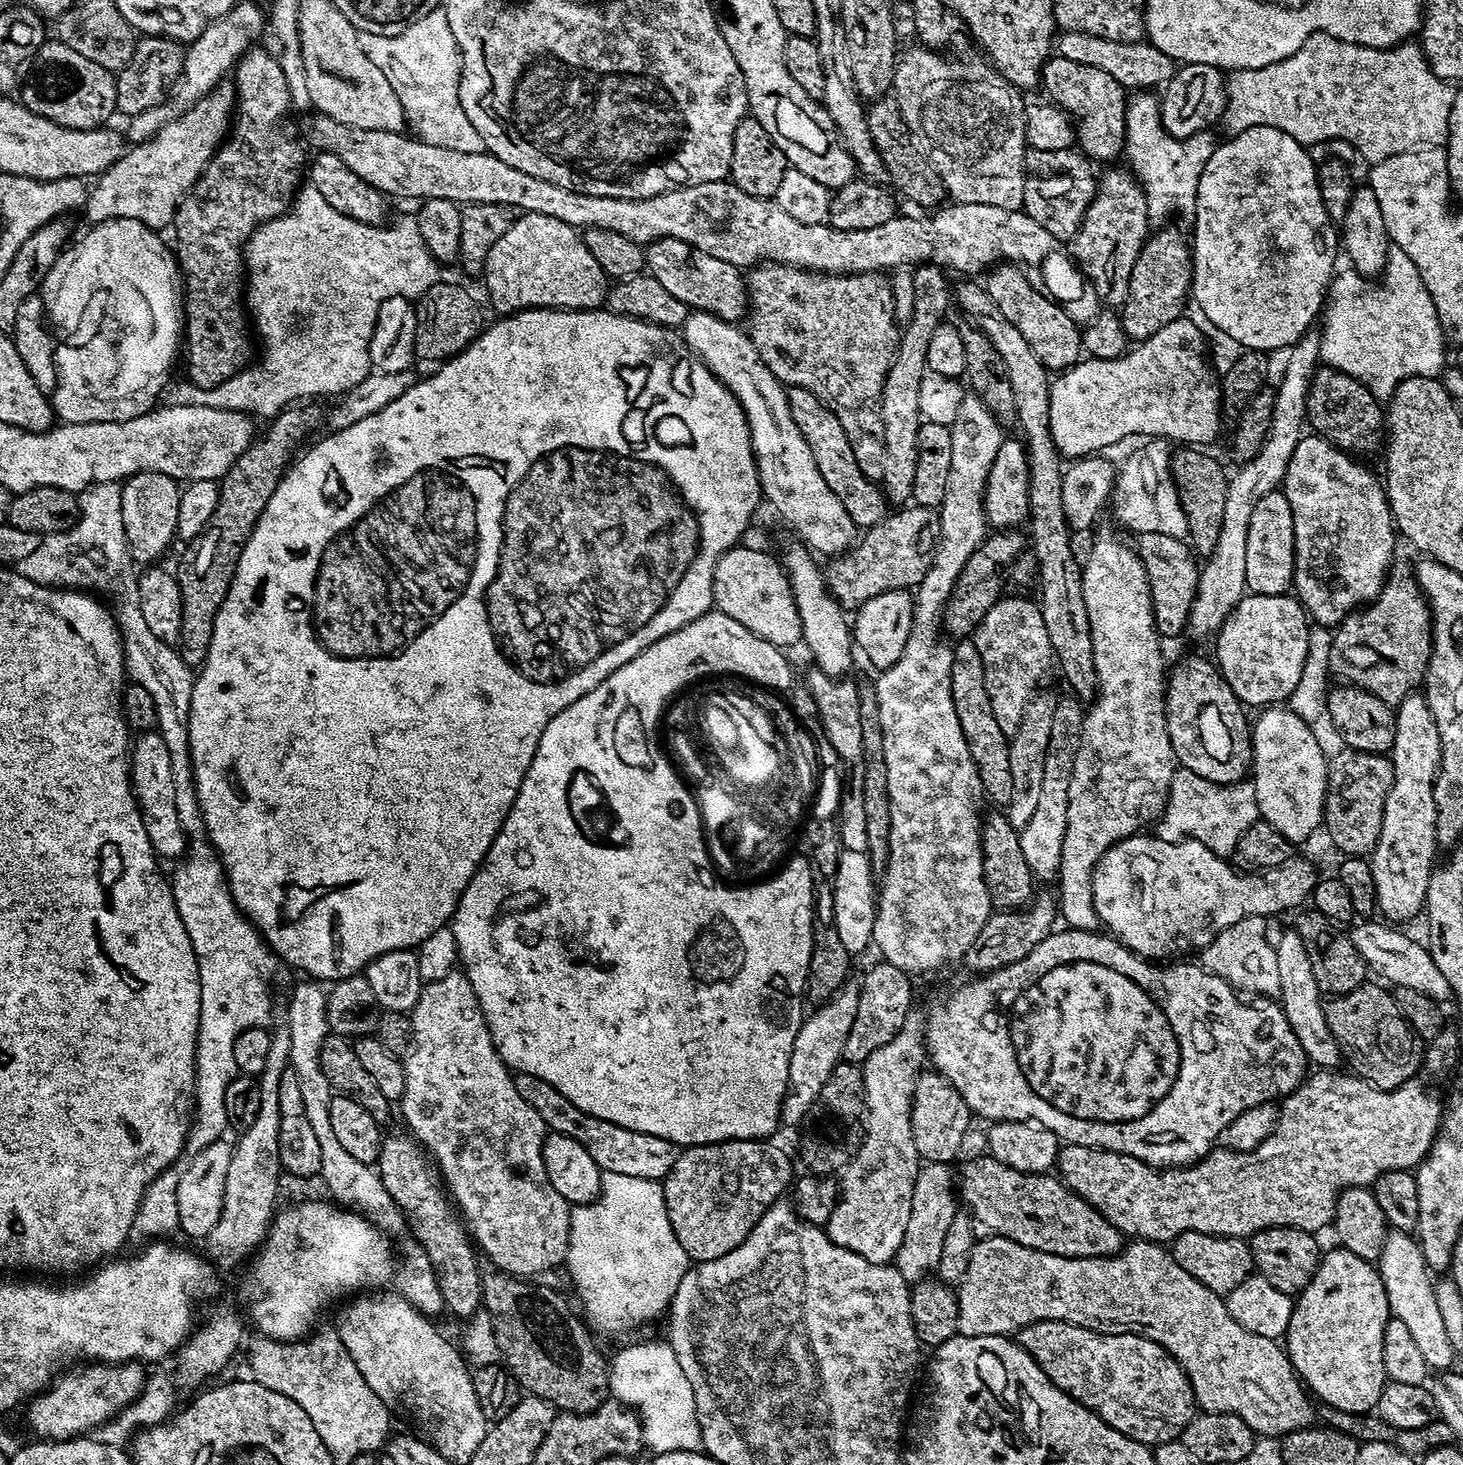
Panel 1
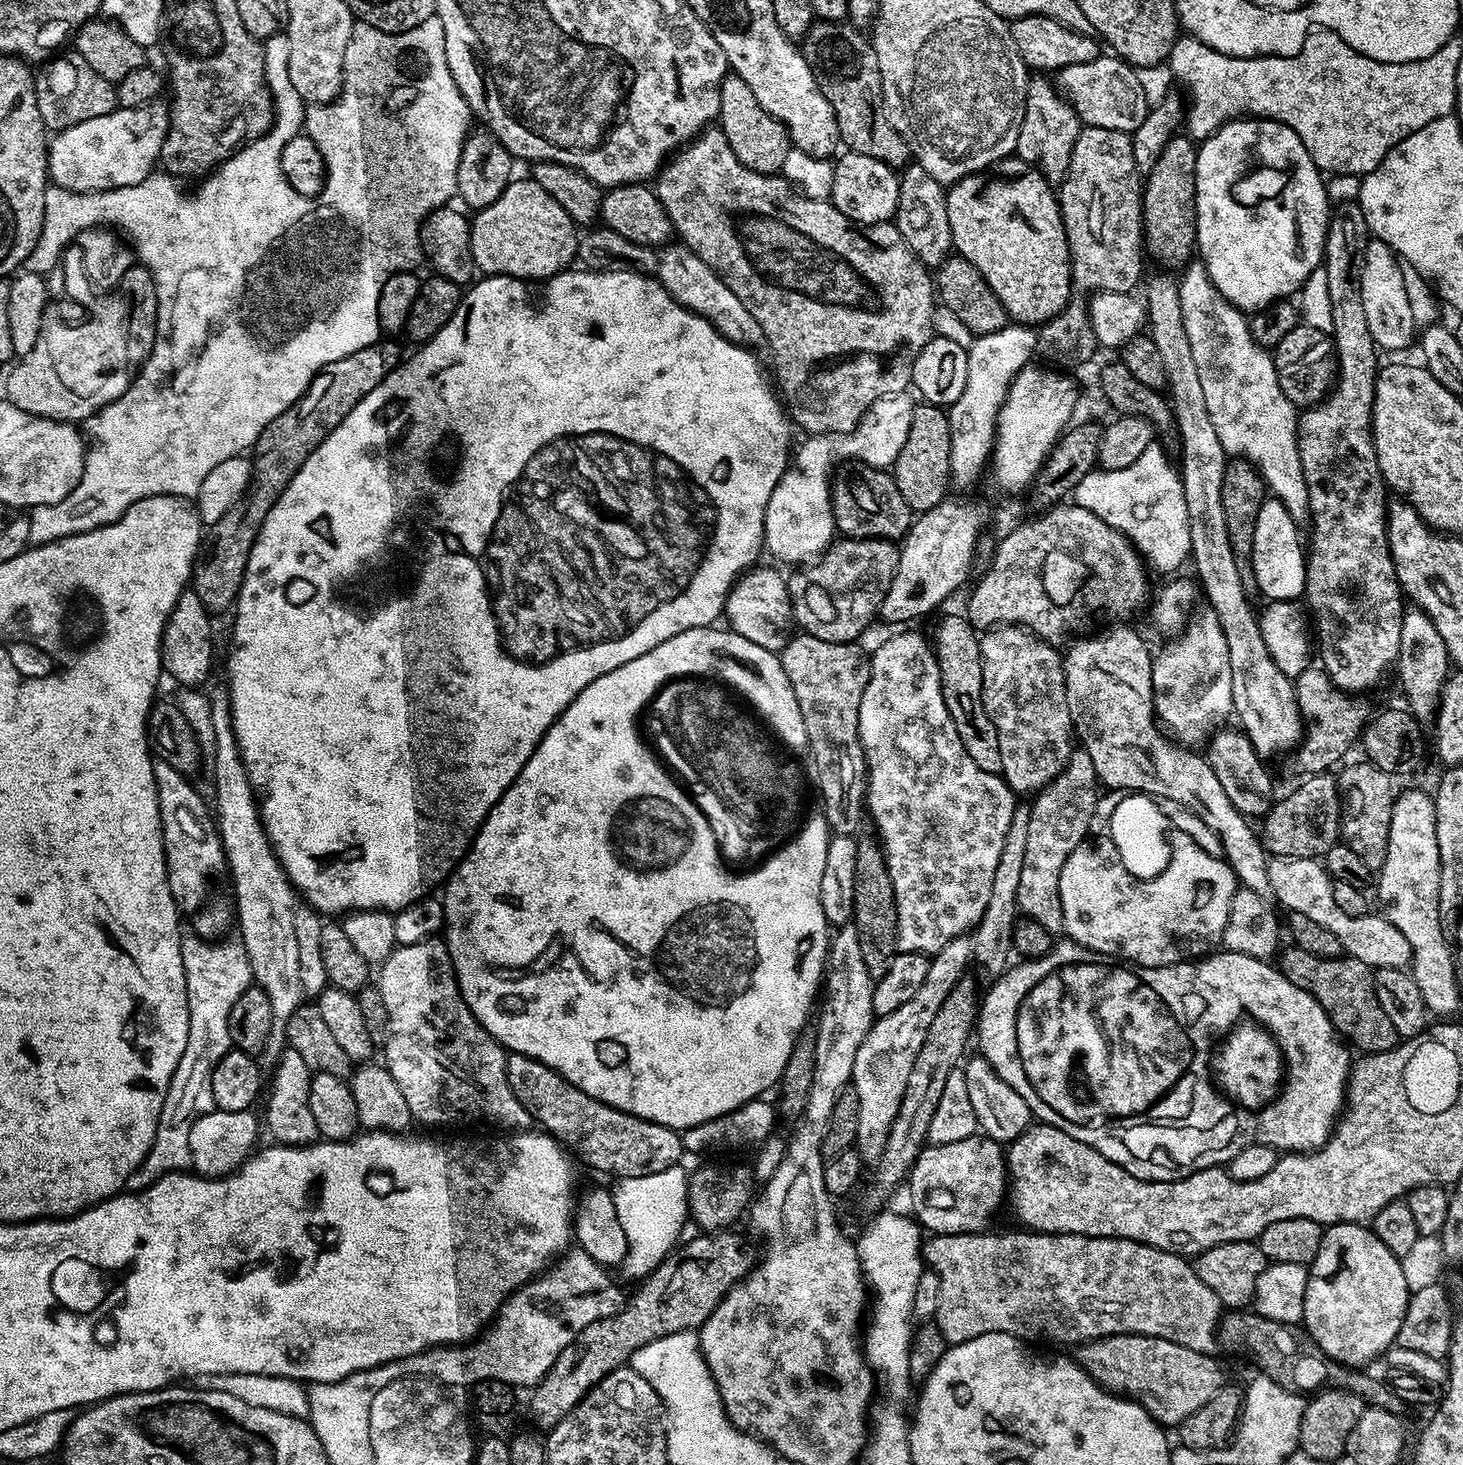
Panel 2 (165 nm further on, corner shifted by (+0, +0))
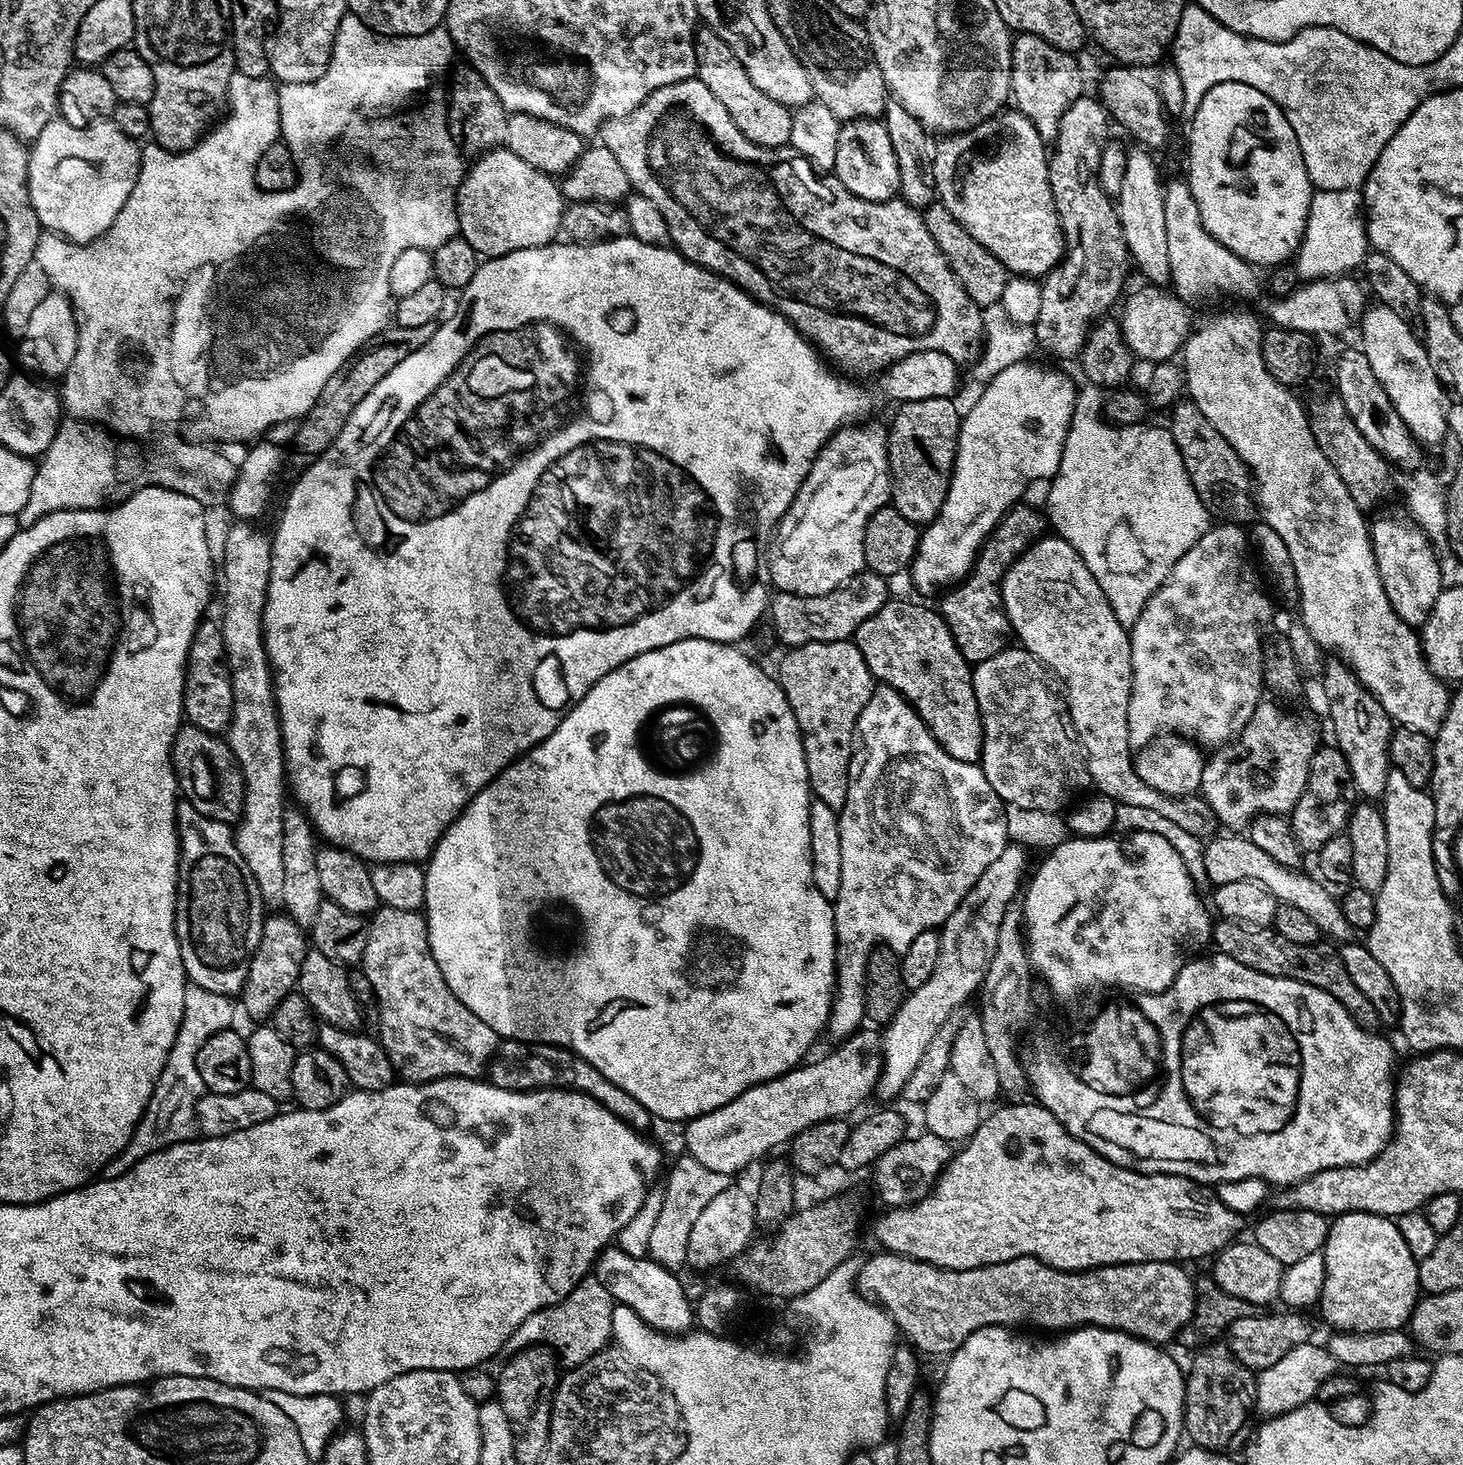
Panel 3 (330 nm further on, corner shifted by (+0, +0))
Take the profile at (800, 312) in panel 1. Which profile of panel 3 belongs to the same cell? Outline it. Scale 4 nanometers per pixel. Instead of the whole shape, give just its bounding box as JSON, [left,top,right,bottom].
[598,78,984,378]

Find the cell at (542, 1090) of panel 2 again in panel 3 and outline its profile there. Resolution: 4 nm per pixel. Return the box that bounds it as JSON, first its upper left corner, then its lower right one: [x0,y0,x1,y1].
[486,1039,654,1134]

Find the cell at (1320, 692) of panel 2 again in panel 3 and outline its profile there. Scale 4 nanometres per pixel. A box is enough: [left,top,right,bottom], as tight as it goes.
[1199,702,1318,830]

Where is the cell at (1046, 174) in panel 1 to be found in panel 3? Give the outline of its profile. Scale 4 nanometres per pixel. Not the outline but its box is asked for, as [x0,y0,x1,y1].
[1012,32,1085,142]

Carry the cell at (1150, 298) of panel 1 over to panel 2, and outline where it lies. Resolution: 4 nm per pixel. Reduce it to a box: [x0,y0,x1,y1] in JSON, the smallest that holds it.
[1142,134,1197,270]

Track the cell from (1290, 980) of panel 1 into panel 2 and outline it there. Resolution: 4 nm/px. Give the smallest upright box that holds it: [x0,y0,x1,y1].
[1062,628,1271,897]

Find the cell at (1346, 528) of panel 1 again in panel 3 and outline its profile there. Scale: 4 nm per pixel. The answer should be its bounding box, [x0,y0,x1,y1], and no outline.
[1324,658,1394,802]

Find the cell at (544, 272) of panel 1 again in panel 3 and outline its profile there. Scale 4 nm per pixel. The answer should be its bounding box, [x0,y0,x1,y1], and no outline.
[456,146,566,258]

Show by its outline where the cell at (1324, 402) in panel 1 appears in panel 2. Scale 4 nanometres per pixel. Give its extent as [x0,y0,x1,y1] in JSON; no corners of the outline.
[1274,322,1336,409]

